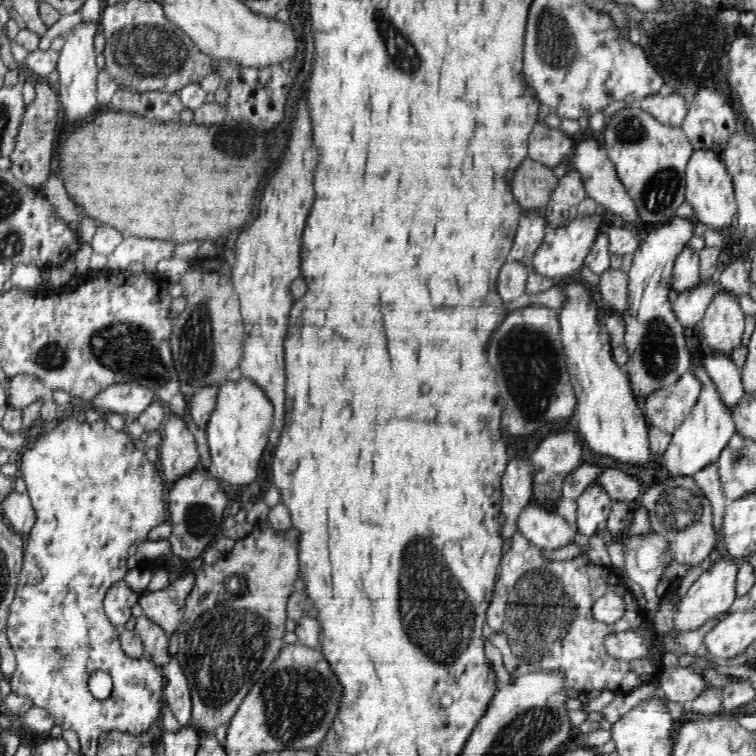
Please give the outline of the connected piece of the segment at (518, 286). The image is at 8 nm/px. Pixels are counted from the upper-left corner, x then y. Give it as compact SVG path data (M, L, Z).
M508 259L499 270L497 292L505 304L511 303L523 294L530 273L527 264Z

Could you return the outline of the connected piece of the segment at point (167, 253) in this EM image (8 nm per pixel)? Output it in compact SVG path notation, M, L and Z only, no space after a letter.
M124 236L123 241L107 256L108 271L122 272L130 262L139 262L144 266L144 273L160 277L156 264L162 258L171 258L175 246L162 240Z

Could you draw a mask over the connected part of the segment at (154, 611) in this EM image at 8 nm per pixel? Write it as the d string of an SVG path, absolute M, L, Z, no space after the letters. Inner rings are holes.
M188 571L161 590L140 593L143 614L170 636L183 622L186 598L194 586L194 572Z

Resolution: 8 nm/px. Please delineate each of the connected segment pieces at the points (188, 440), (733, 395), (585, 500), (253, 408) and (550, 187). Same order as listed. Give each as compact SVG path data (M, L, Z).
M168 411L162 427L162 445L158 456L168 482L177 483L200 466L198 444L184 419Z
M705 351L702 359L706 372L722 399L722 404L732 411L744 394L741 369L735 366L730 355Z
M595 484L586 487L577 499L578 532L588 537L606 533L613 502L602 487Z
M245 376L237 381L224 380L218 390L216 408L205 428L211 468L217 477L230 485L250 485L256 482L272 423L273 405L258 385Z
M526 158L514 172L512 194L522 212L538 212L548 204L558 181L552 167Z

